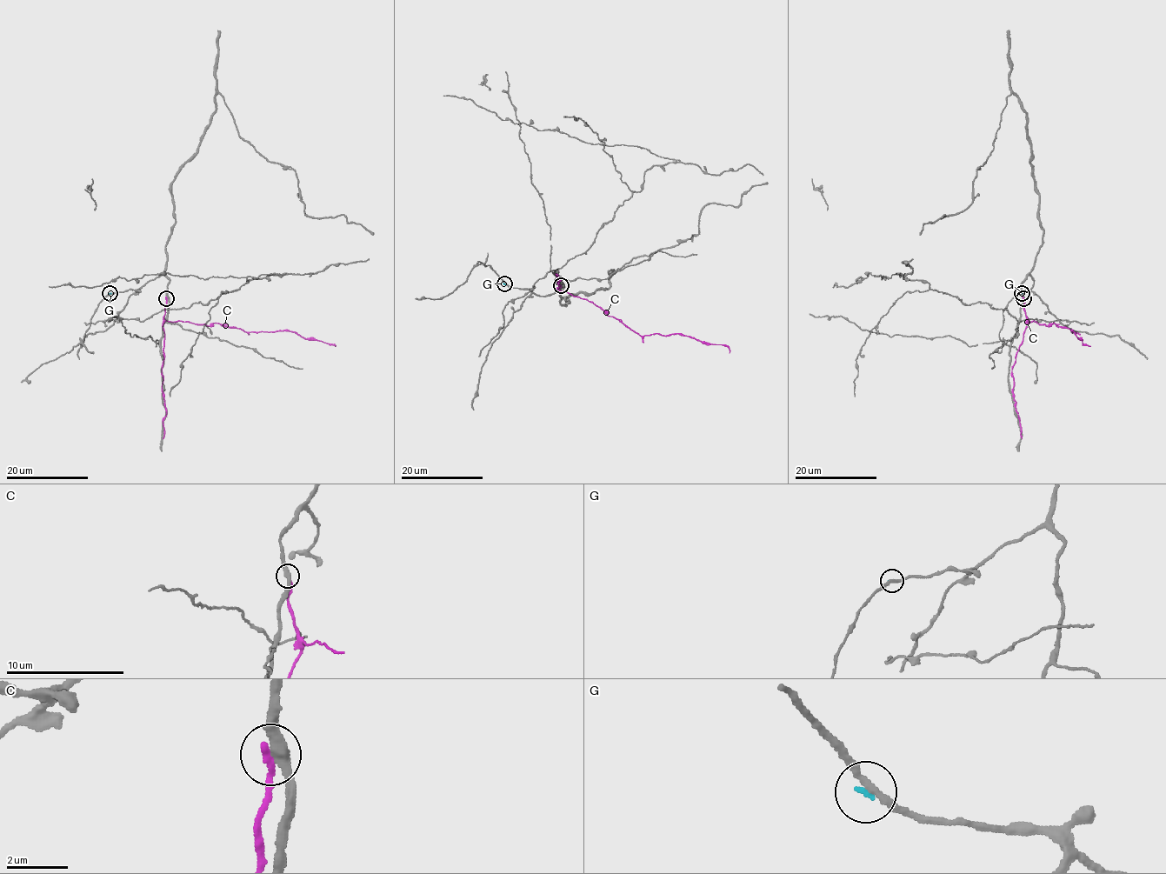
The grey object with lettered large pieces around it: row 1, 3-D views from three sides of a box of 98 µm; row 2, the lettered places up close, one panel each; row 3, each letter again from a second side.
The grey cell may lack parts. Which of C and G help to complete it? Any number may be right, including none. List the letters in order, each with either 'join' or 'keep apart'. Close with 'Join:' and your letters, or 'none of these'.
C: keep apart
G: keep apart
Join: none of these

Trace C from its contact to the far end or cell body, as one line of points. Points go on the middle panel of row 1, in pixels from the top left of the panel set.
C: (561, 285), (558, 288), (592, 302), (641, 336), (682, 333), (701, 342), (726, 346), (729, 353)

